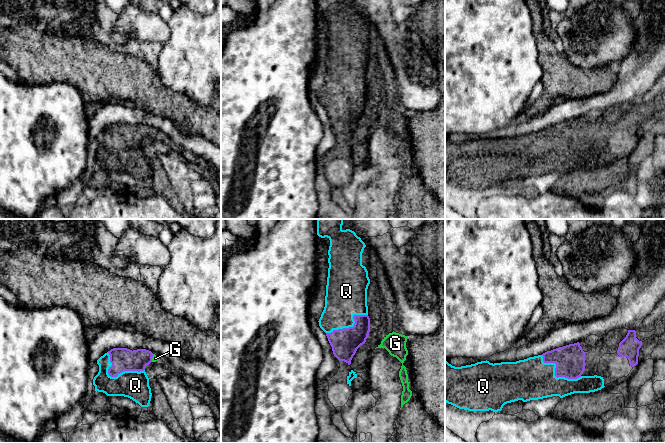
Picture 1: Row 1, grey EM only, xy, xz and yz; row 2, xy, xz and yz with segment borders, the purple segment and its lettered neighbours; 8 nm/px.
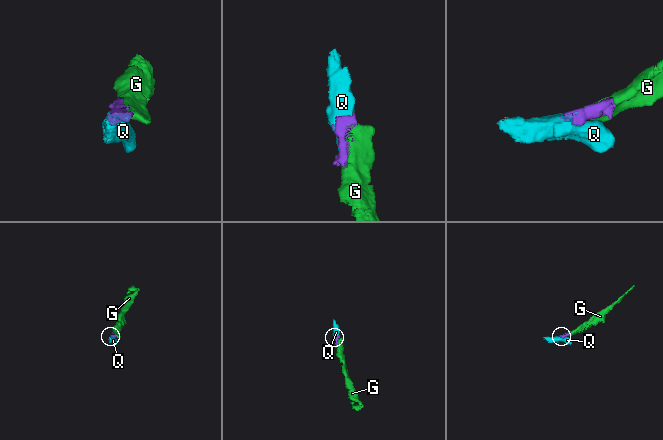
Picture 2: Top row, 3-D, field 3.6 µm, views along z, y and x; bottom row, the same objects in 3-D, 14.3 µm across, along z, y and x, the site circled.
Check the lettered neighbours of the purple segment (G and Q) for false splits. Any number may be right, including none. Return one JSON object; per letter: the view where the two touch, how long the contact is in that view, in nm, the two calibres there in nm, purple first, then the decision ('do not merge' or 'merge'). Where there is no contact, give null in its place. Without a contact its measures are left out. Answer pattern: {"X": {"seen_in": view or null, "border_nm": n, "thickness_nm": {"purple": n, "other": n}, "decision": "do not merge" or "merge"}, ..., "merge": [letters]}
{"G": {"seen_in": "xy", "border_nm": 70, "thickness_nm": {"purple": 190, "other": 50}, "decision": "merge"}, "Q": {"seen_in": "xy", "border_nm": 340, "thickness_nm": {"purple": 190, "other": 220}, "decision": "merge"}, "merge": ["G", "Q"]}

